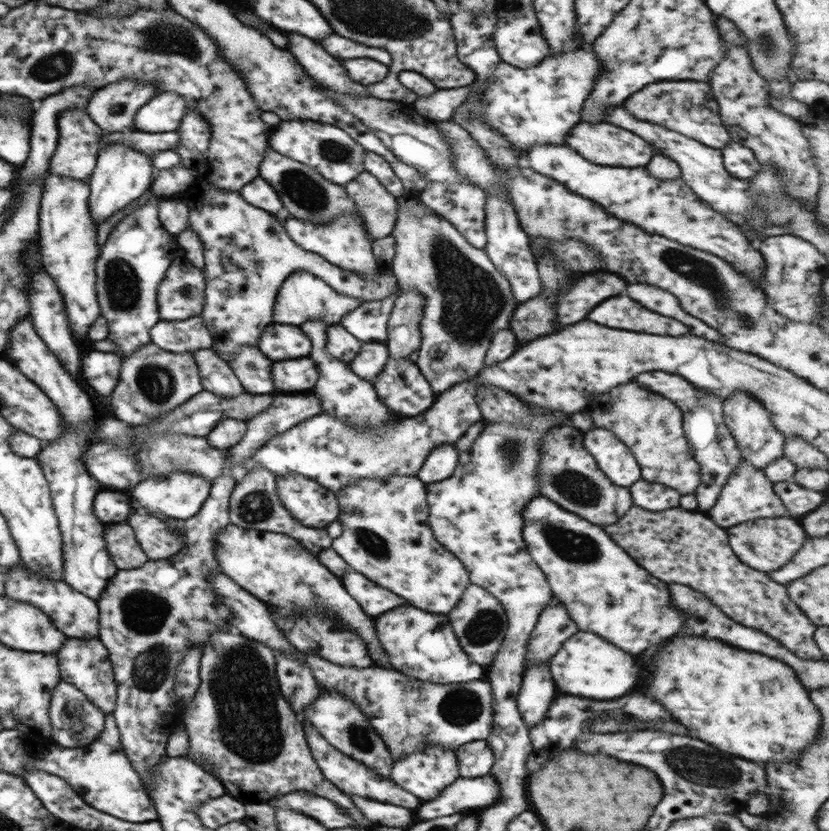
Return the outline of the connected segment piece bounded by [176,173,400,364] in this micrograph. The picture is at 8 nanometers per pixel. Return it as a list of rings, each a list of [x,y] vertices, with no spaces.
[[[204,174],[186,191],[177,194],[176,199],[186,203],[189,208],[188,222],[192,229],[202,241],[205,254],[205,303],[201,317],[204,324],[213,336],[213,348],[228,364],[238,348],[243,346],[254,347],[265,326],[273,322],[273,306],[275,296],[283,282],[295,272],[303,270],[313,274],[316,278],[323,280],[330,288],[333,288],[338,294],[344,294],[352,298],[358,298],[363,305],[369,305],[374,300],[384,300],[393,292],[400,290],[397,278],[392,273],[383,273],[383,267],[380,266],[372,278],[367,279],[360,273],[352,272],[328,262],[319,254],[308,252],[300,248],[294,242],[282,222],[275,215],[248,204],[242,198],[240,192],[227,191],[221,189],[214,183],[209,183],[204,178]]]

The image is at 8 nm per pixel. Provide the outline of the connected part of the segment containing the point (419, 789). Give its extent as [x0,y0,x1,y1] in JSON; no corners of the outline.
[390,747,460,802]

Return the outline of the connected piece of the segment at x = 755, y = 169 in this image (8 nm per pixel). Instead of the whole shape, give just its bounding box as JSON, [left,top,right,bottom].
[721,140,761,180]

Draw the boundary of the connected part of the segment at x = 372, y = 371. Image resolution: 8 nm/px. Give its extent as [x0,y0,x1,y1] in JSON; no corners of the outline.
[349,343,390,381]

